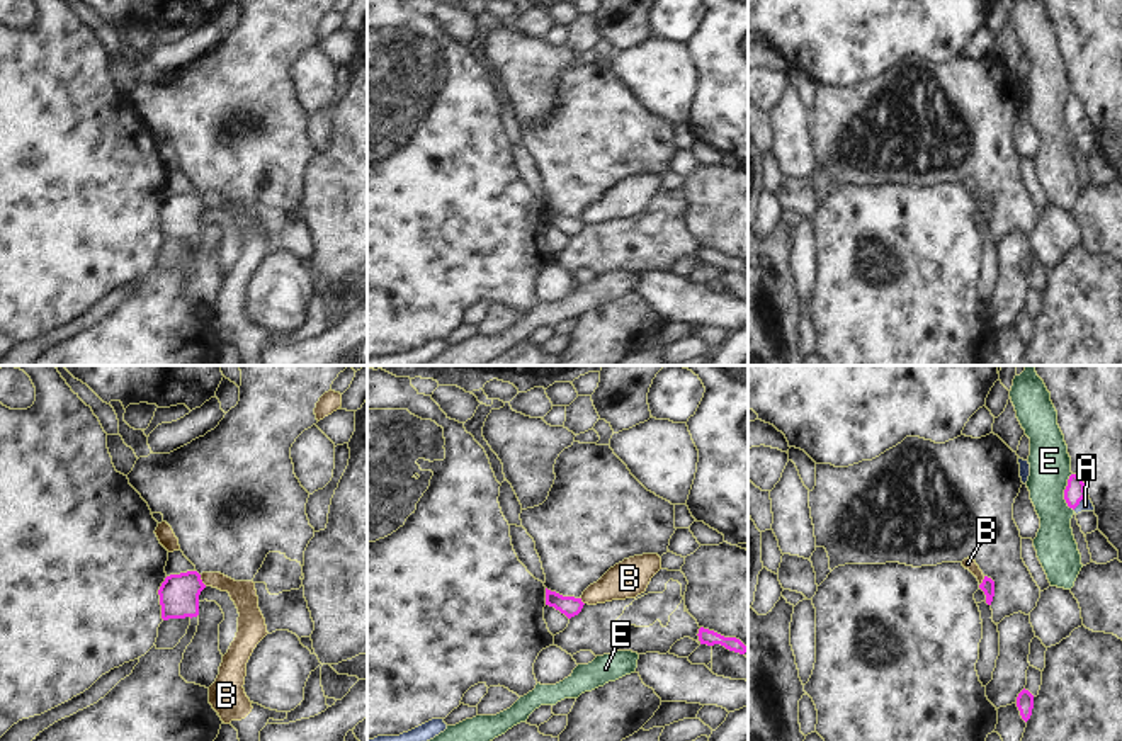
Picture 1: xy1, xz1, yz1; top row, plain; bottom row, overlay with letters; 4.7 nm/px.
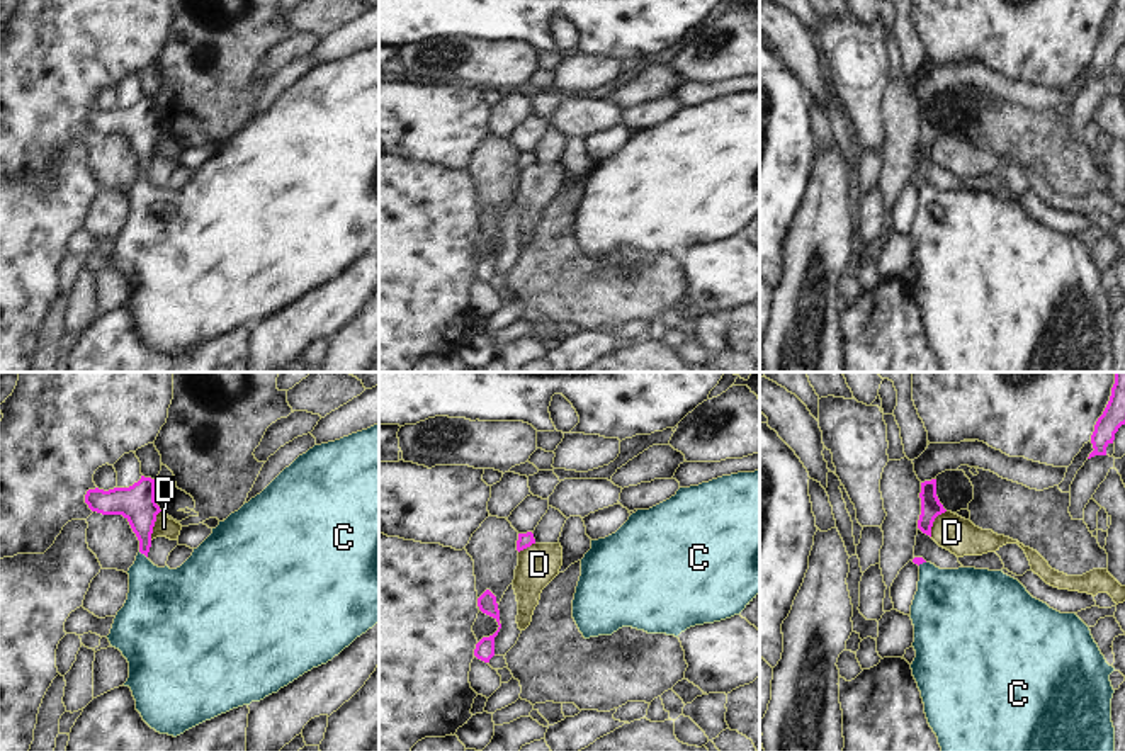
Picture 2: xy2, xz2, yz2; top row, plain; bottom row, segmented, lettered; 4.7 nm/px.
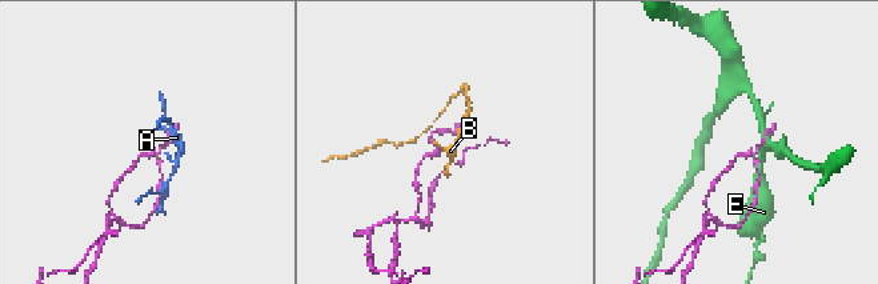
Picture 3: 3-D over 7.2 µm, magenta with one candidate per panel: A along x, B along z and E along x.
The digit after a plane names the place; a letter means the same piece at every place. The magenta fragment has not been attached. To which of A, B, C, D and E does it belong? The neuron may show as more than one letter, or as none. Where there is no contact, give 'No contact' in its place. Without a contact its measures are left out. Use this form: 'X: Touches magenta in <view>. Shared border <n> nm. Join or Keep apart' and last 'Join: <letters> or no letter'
A: Touches magenta in yz1. Shared border 90 nm. Keep apart
B: Touches magenta in xy1. Shared border 70 nm. Keep apart
C: Touches magenta in xy2. Shared border 50 nm. Join
D: Touches magenta in xy2. Shared border 150 nm. Keep apart
E: Touches magenta in yz1. Shared border 180 nm. Keep apart
Join: C

